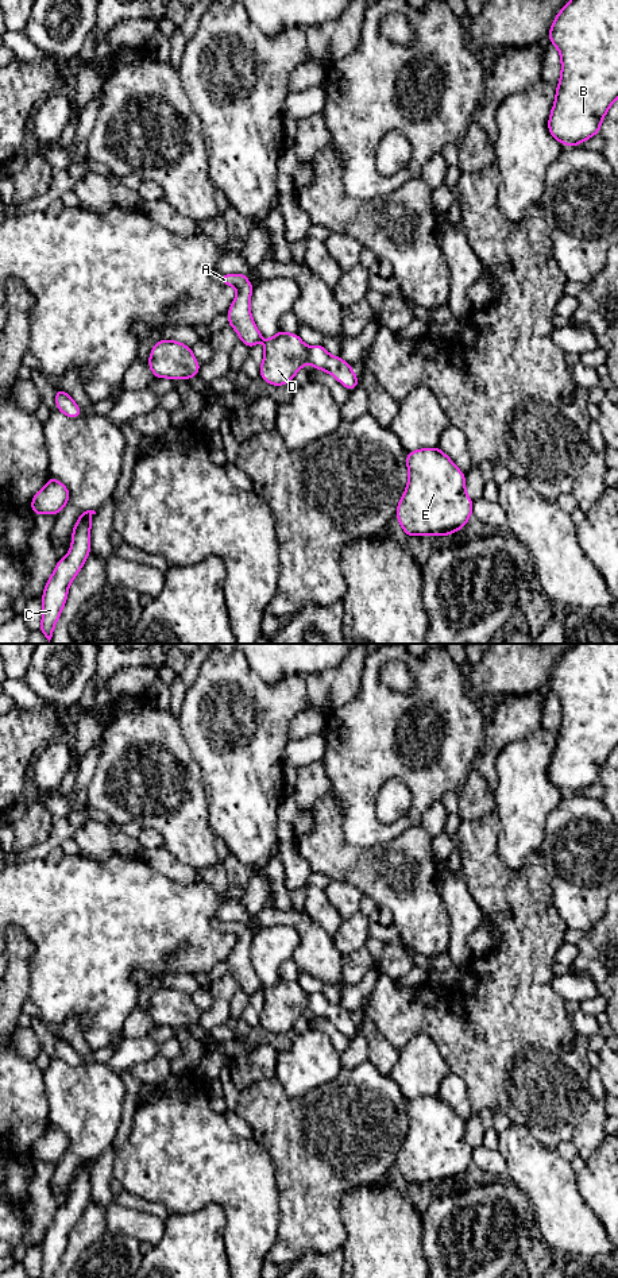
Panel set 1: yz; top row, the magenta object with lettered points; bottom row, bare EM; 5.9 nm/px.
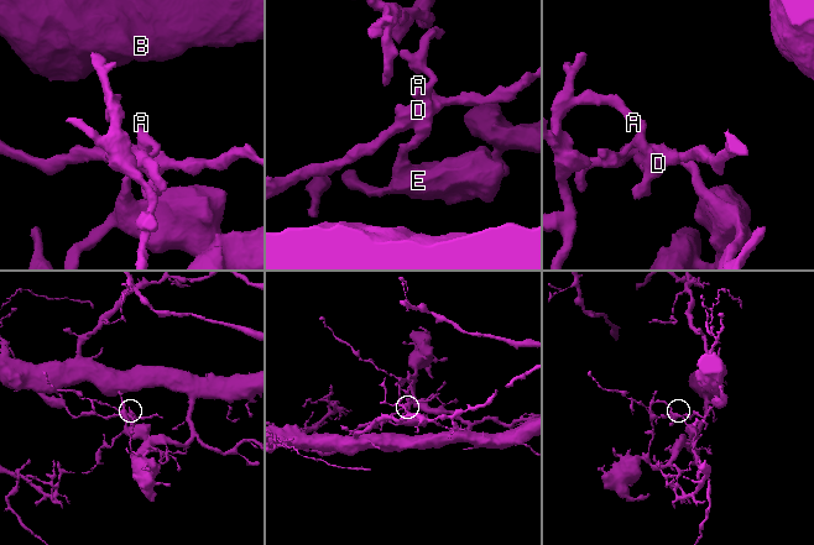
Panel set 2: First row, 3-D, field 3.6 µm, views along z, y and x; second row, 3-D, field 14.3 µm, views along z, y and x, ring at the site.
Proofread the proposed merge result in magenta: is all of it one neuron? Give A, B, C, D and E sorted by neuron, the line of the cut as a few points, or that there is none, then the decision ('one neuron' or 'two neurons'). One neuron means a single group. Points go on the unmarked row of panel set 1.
A B C E / D; cut in yz along (306, 995), (308, 1007); two neurons

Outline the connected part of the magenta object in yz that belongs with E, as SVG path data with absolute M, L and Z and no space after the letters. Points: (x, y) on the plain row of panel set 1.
M437 1094L406 1101L409 1128L397 1154L406 1185L451 1184L472 1163L474 1148L466 1140L466 1123Z

